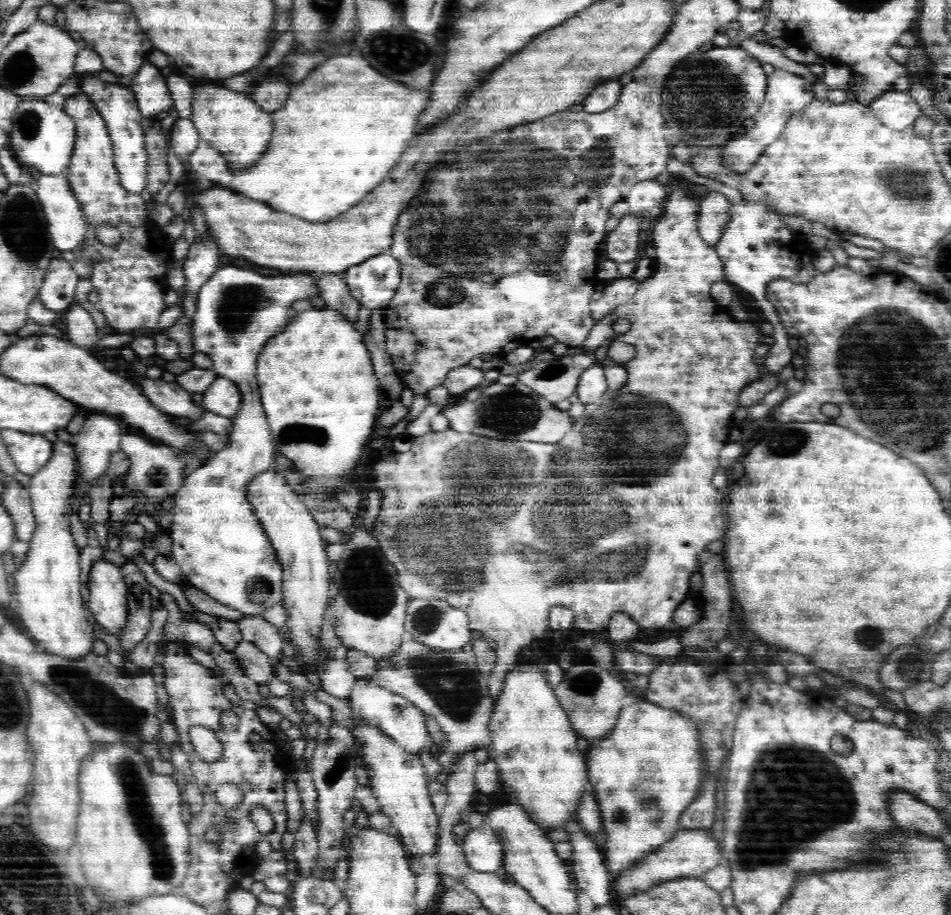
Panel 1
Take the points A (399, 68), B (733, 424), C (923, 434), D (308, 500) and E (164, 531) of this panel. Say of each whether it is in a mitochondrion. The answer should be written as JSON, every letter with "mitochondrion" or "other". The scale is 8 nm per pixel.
{"A":"mitochondrion","B":"other","C":"mitochondrion","D":"other","E":"other"}

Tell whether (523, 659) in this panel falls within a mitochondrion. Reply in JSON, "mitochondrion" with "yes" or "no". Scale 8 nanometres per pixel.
{"mitochondrion":"no"}

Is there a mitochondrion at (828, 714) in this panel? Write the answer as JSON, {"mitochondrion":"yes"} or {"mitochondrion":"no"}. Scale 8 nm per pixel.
{"mitochondrion":"no"}

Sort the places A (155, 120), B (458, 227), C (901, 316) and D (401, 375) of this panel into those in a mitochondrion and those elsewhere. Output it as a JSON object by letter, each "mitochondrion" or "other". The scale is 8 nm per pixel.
{"A":"other","B":"mitochondrion","C":"other","D":"other"}

